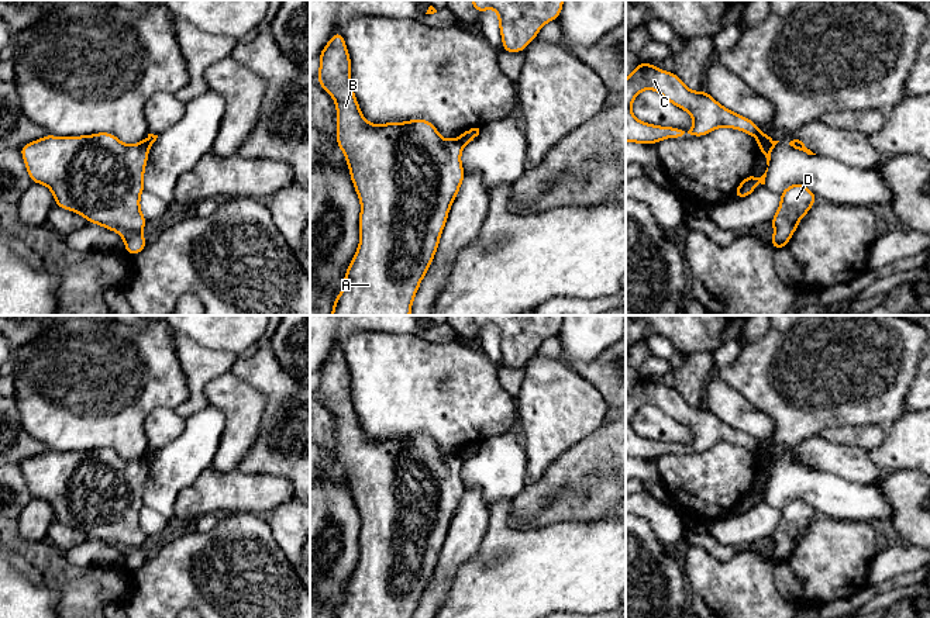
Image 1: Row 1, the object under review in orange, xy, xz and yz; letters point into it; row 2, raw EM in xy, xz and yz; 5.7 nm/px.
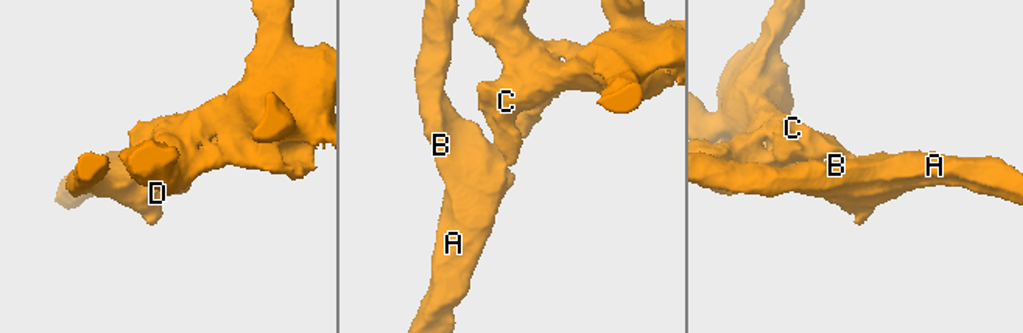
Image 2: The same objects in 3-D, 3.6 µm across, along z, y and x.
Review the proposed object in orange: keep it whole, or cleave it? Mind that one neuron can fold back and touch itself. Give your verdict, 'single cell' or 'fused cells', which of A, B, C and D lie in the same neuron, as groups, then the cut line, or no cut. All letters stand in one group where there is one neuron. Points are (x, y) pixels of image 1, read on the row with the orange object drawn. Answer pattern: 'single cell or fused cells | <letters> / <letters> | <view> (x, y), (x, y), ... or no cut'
fused cells | A B D / C | yz (772, 141), (763, 152)

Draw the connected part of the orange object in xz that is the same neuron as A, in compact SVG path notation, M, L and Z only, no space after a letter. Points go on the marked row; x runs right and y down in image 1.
M341 31L331 37L318 56L317 80L335 101L337 145L347 159L361 201L358 251L345 272L342 290L333 303L331 315L410 315L414 296L434 259L450 208L465 176L461 163L464 144L459 138L444 139L434 124L421 118L369 124L352 90L351 58Z

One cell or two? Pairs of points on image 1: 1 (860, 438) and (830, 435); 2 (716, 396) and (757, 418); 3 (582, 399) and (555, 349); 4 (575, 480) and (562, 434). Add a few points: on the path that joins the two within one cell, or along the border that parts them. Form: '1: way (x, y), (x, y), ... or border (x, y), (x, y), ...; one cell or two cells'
1: way (853, 437), (837, 435); one cell
2: way (726, 403), (747, 418); one cell
3: border (536, 352), (558, 358); two cells
4: border (595, 431), (568, 448), (544, 473); two cells

